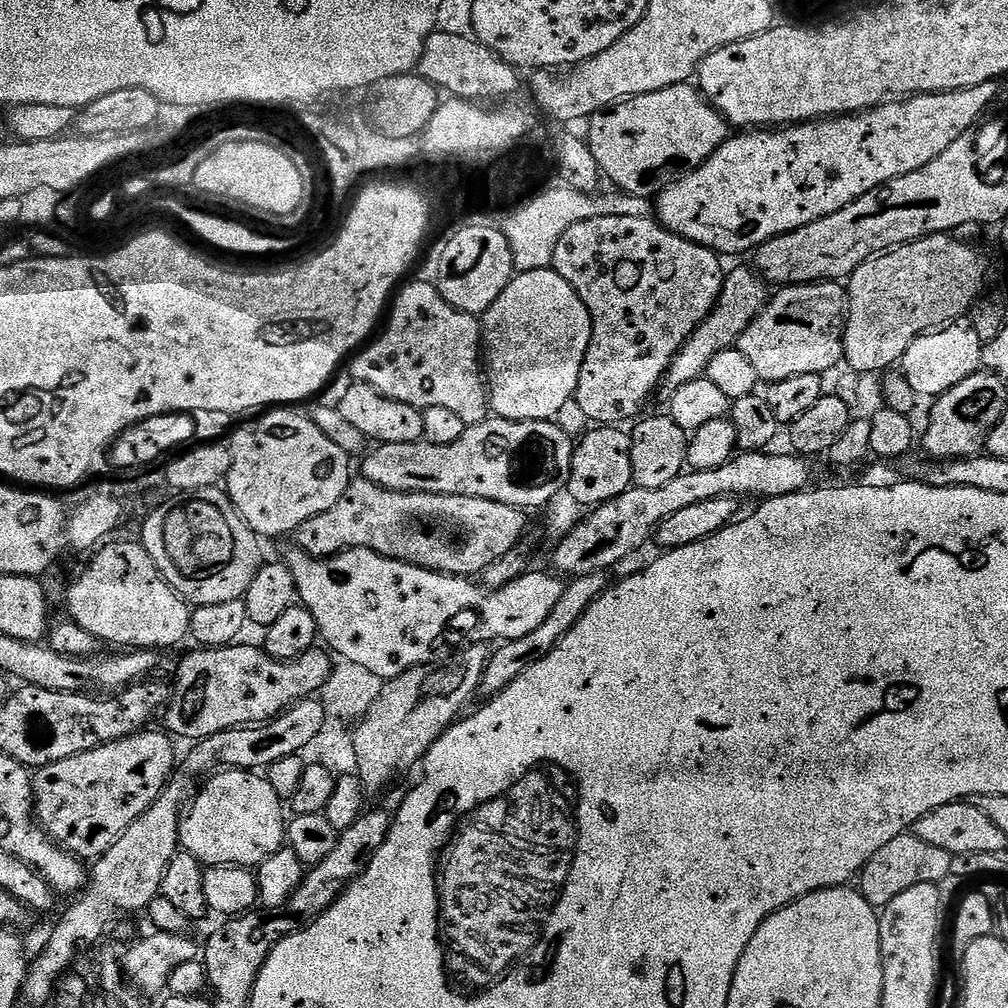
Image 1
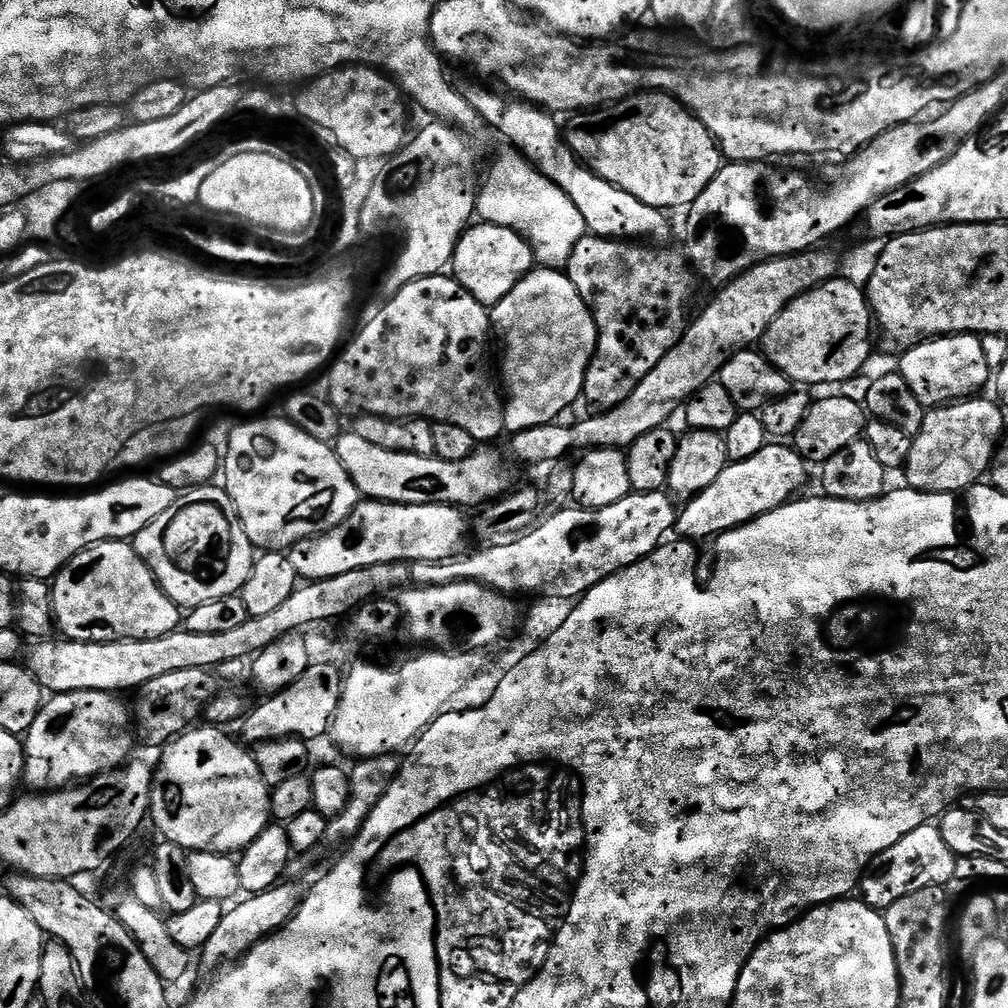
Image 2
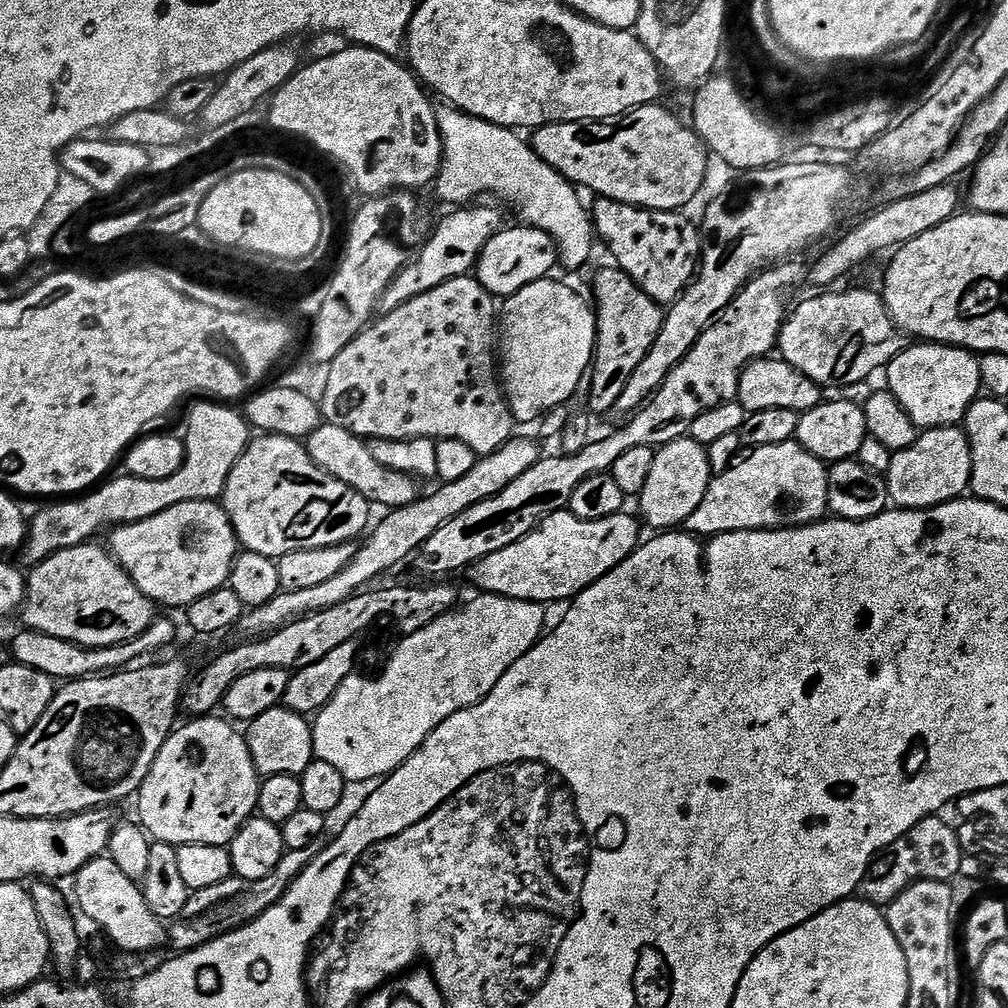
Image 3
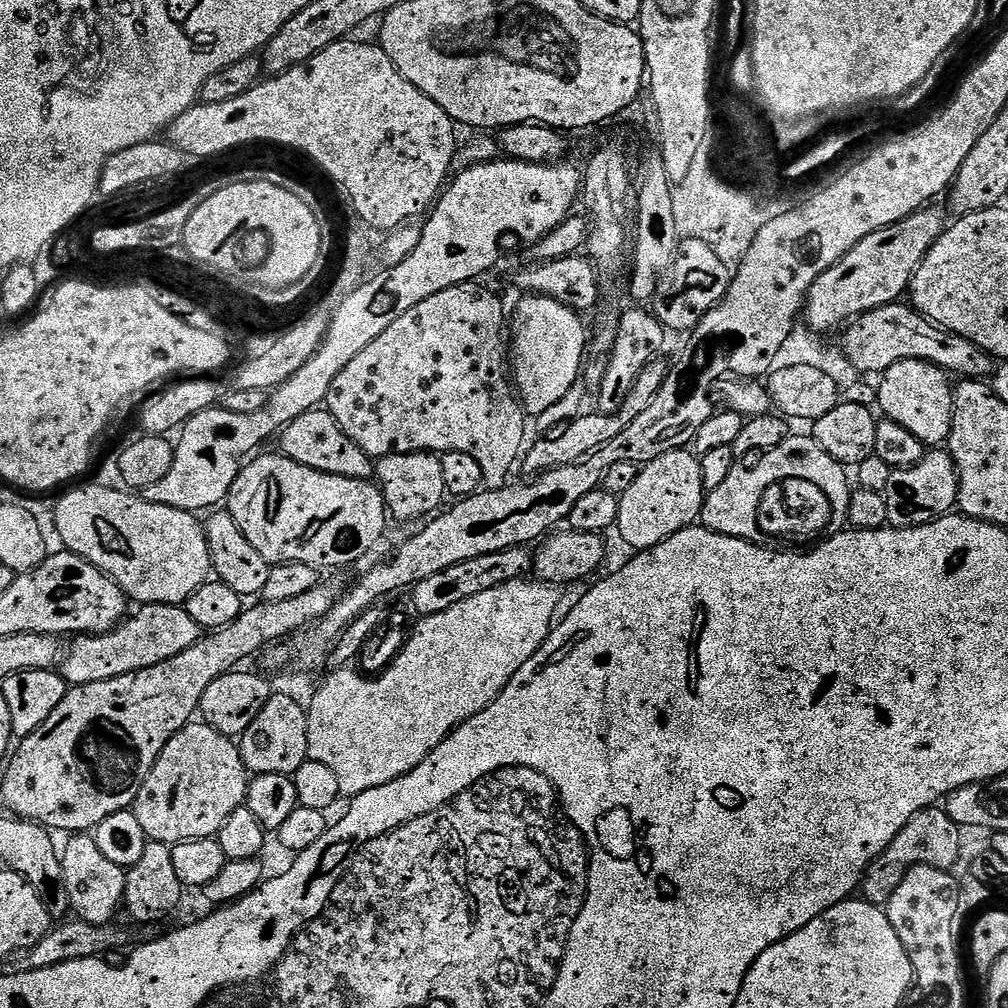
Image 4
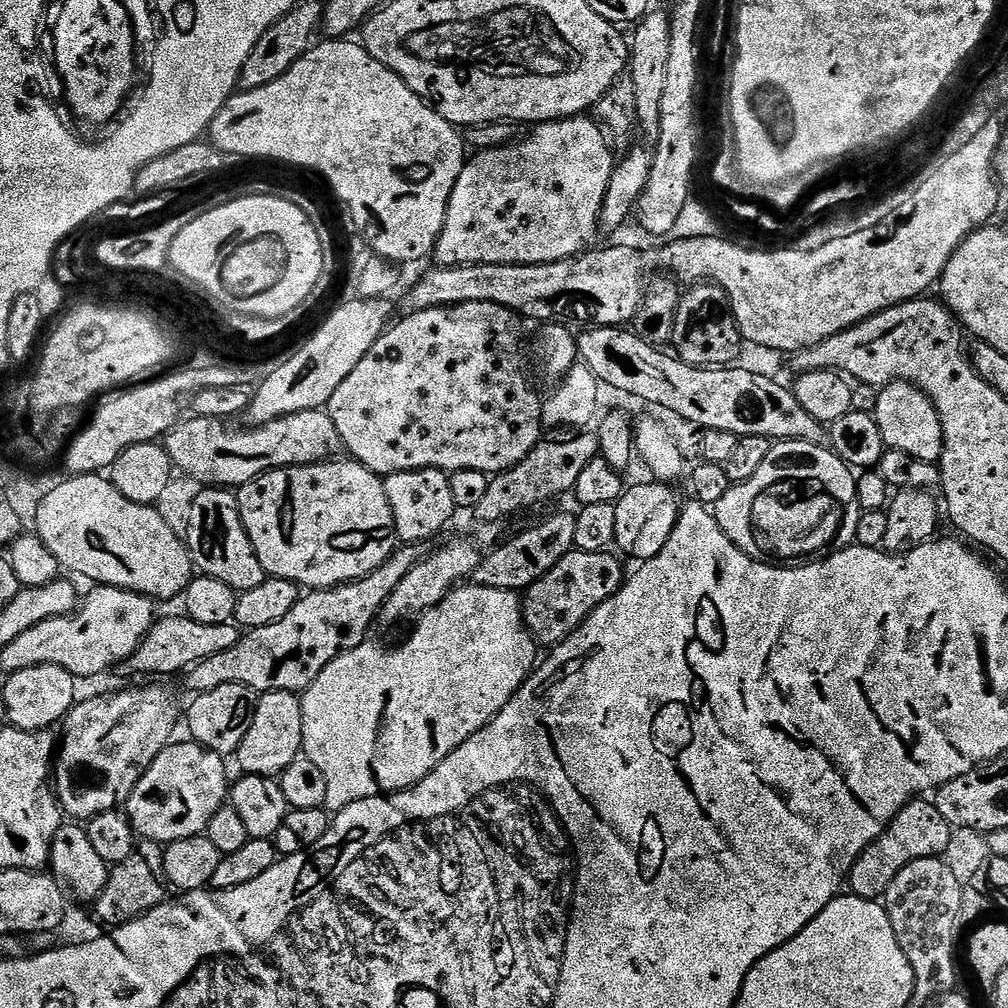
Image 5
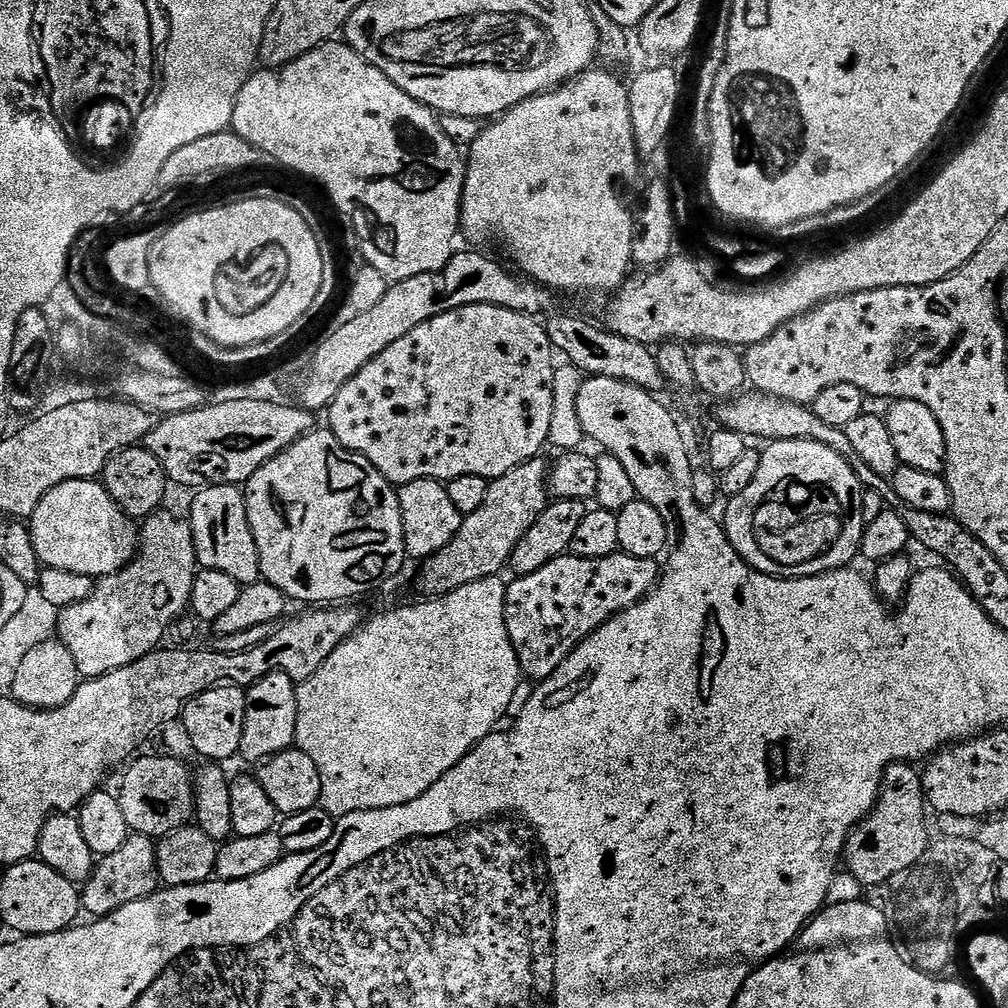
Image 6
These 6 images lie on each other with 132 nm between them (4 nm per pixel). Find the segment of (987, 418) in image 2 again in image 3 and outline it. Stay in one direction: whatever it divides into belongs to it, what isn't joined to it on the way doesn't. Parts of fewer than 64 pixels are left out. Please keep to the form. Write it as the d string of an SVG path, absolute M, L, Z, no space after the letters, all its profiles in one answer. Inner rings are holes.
M963 427L929 428L921 431L916 445L901 452L893 452L890 470L886 474L888 498L897 509L901 508L937 508L951 500L959 500L969 491L972 483L972 443Z

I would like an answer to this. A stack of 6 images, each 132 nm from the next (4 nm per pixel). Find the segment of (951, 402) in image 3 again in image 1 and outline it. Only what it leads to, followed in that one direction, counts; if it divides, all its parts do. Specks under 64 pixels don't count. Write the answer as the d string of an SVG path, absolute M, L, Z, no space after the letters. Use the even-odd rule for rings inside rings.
M961 318L933 331L923 332L917 340L910 342L910 350L906 350L902 361L902 371L906 382L914 386L917 397L935 398L981 371L981 358L982 342L978 338L978 330L974 330L971 319Z

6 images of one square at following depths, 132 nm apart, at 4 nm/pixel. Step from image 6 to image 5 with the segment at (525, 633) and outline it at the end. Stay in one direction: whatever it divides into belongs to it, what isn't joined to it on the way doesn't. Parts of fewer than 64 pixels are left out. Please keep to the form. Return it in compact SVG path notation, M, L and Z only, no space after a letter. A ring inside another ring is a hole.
M573 550L558 562L538 582L534 582L522 593L524 605L524 624L537 645L555 646L560 644L584 623L594 609L602 606L606 598L610 598L624 584L626 571L620 565L621 557L607 552L581 552Z

